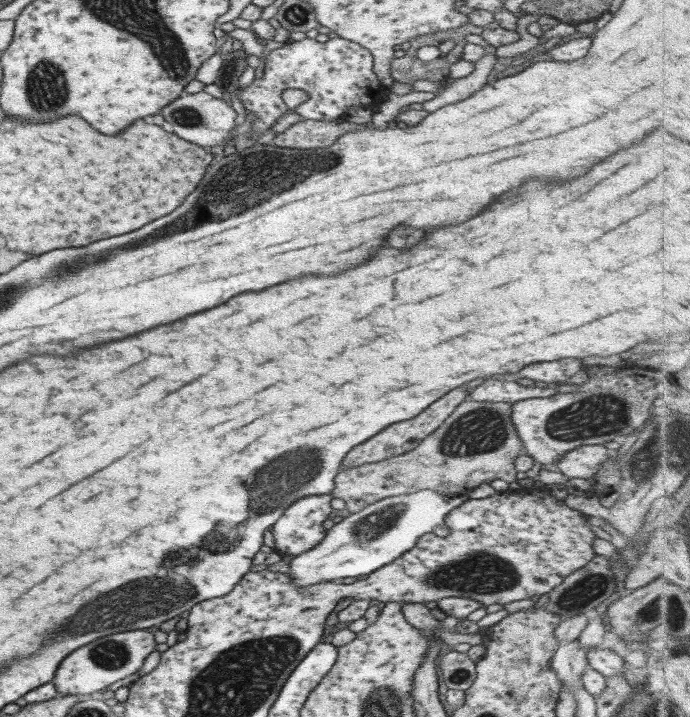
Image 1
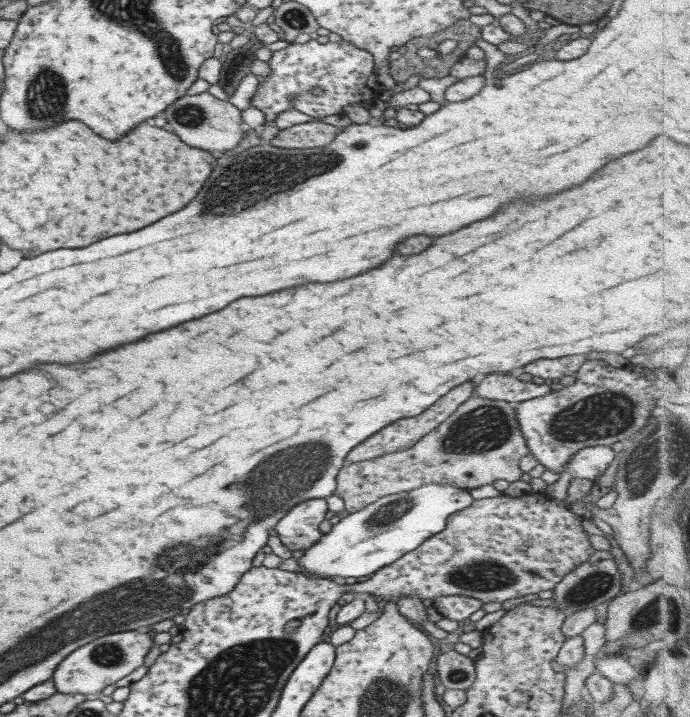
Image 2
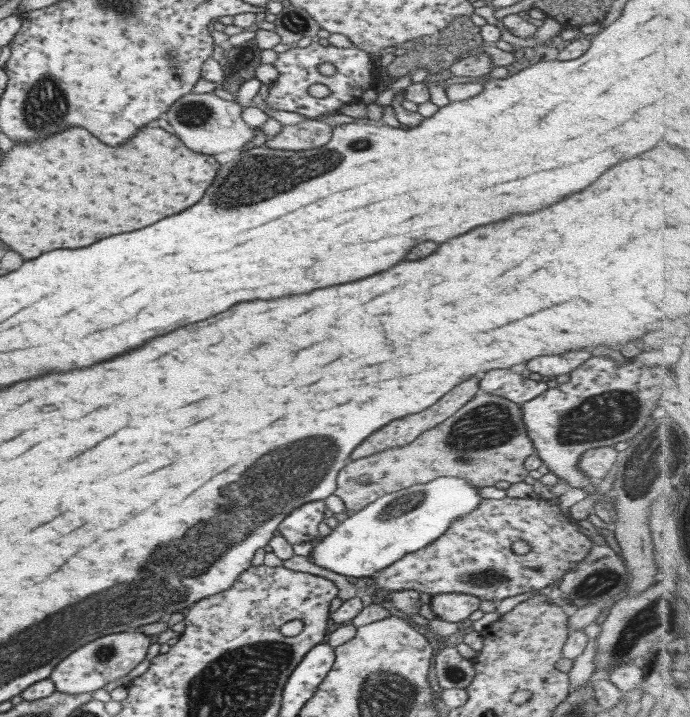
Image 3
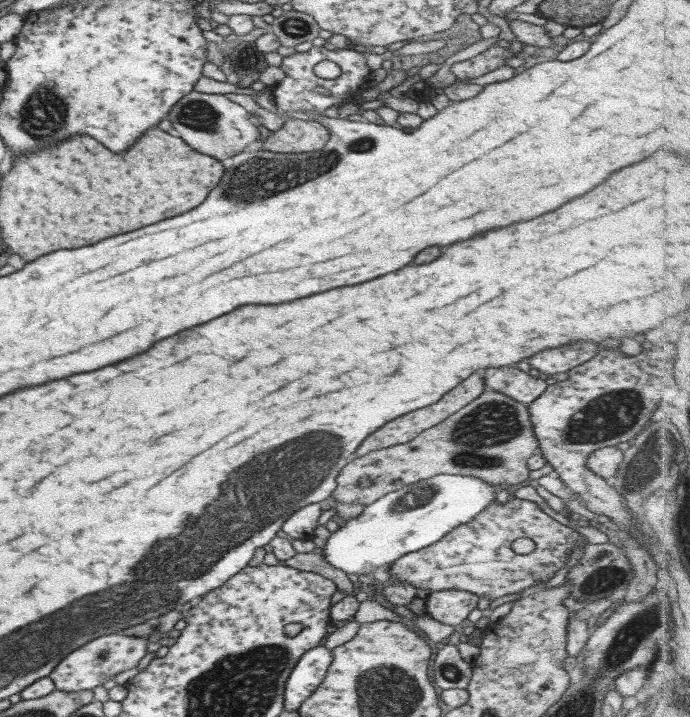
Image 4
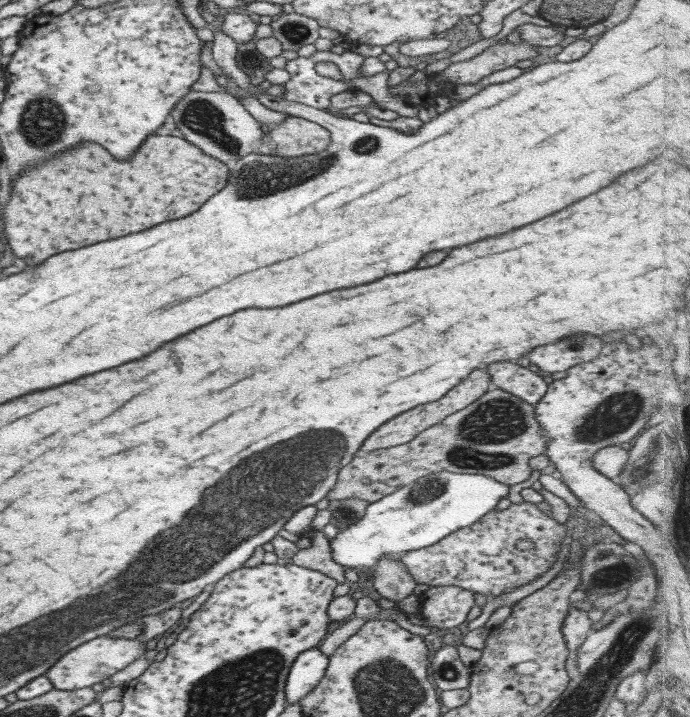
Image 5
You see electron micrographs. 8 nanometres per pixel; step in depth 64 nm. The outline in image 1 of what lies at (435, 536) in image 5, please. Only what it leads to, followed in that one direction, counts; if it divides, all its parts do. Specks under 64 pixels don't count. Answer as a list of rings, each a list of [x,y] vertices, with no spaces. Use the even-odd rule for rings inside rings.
[[[433,488],[379,499],[362,508],[359,512],[349,513],[347,517],[343,517],[326,532],[325,537],[314,548],[289,560],[286,574],[294,586],[303,587],[320,582],[336,582],[345,577],[367,576],[370,572],[389,564],[405,551],[411,550],[421,536],[431,533],[434,526],[443,524],[443,517],[467,499],[466,492],[461,495],[439,494]]]

